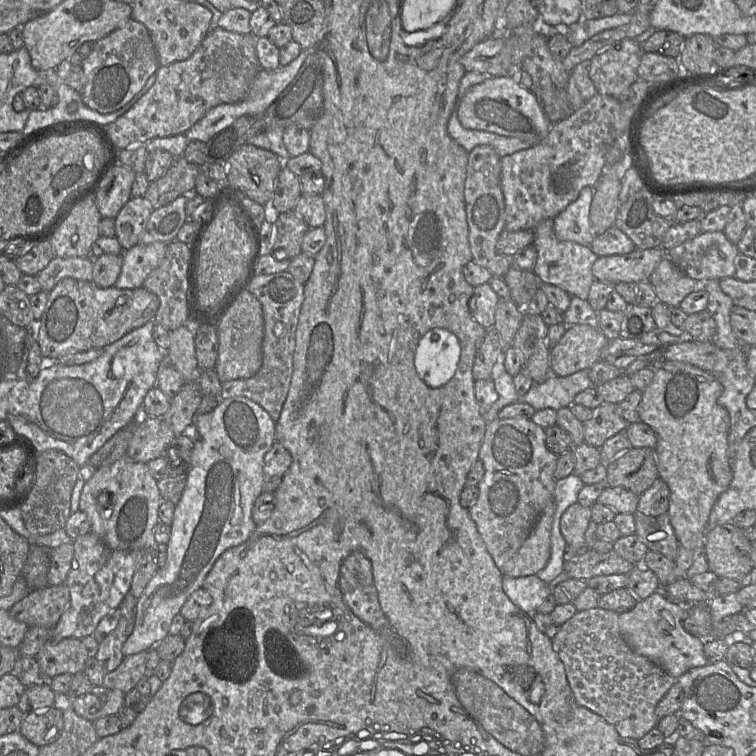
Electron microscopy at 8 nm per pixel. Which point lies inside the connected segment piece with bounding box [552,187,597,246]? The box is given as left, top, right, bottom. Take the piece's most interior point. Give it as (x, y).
(573, 224)

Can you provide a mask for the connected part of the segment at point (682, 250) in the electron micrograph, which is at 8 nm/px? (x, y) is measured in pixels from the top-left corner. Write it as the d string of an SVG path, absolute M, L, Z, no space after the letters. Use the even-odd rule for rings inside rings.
M723 231L701 232L696 237L666 251L666 257L681 272L702 282L734 277L734 260L739 251Z

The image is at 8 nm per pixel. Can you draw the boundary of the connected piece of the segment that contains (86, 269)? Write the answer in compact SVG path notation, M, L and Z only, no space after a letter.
M55 256L37 275L42 291L50 292L64 278L92 281L93 259L86 257L60 258Z

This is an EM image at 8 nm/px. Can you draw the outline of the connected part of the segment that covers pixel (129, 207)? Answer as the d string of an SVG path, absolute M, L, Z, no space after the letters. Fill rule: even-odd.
M131 197L119 211L115 232L124 251L140 243L152 210L145 197Z

